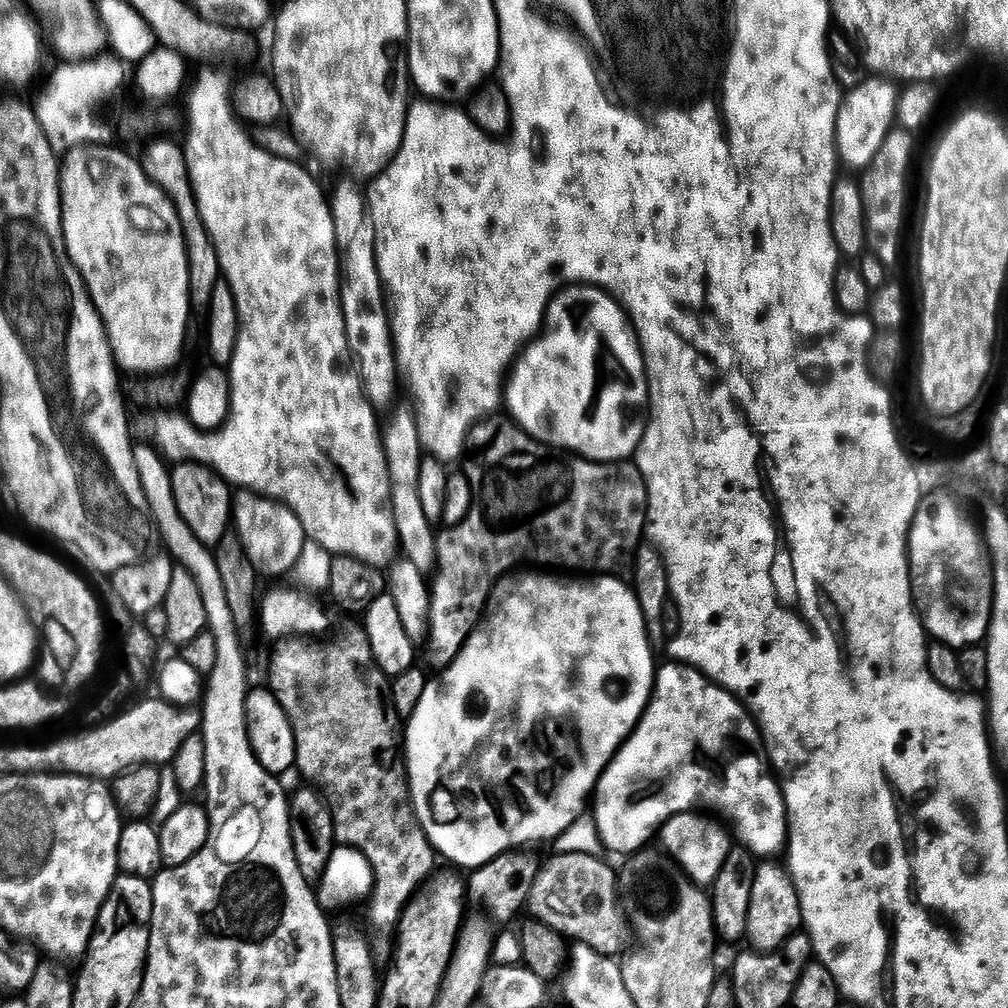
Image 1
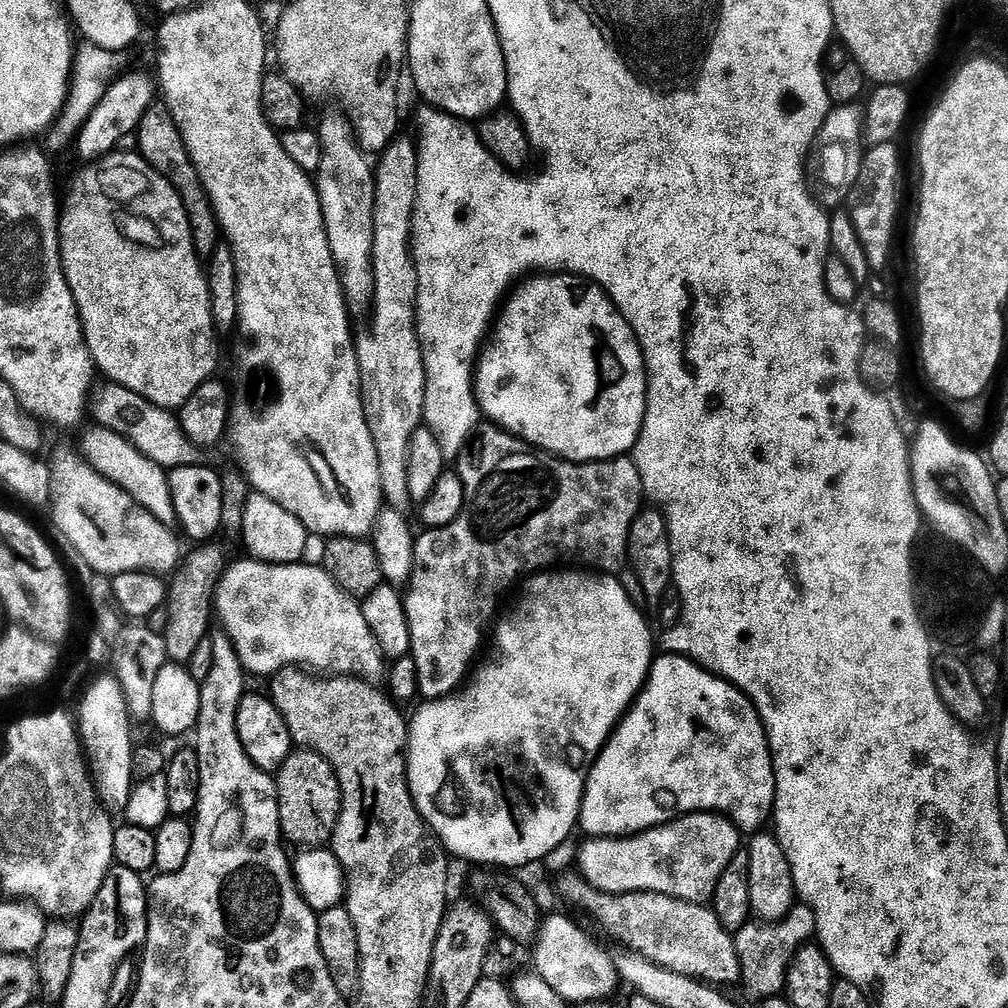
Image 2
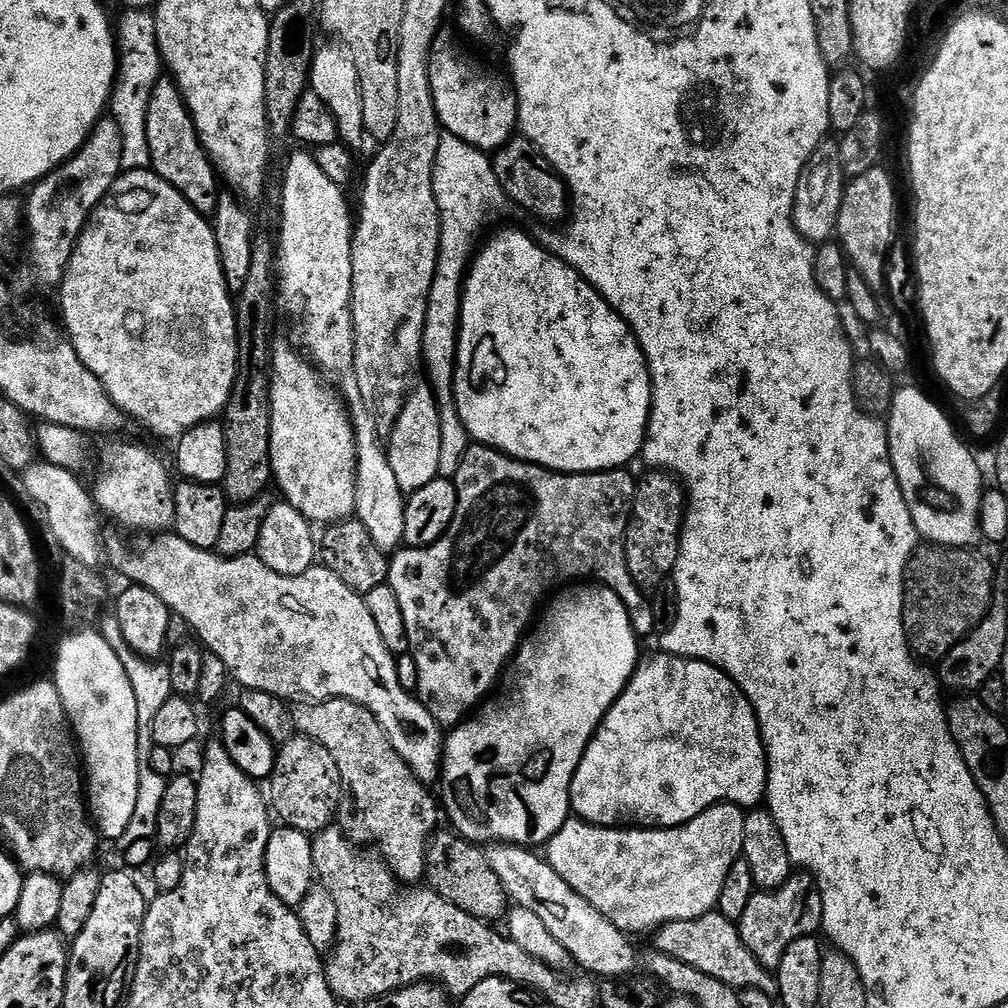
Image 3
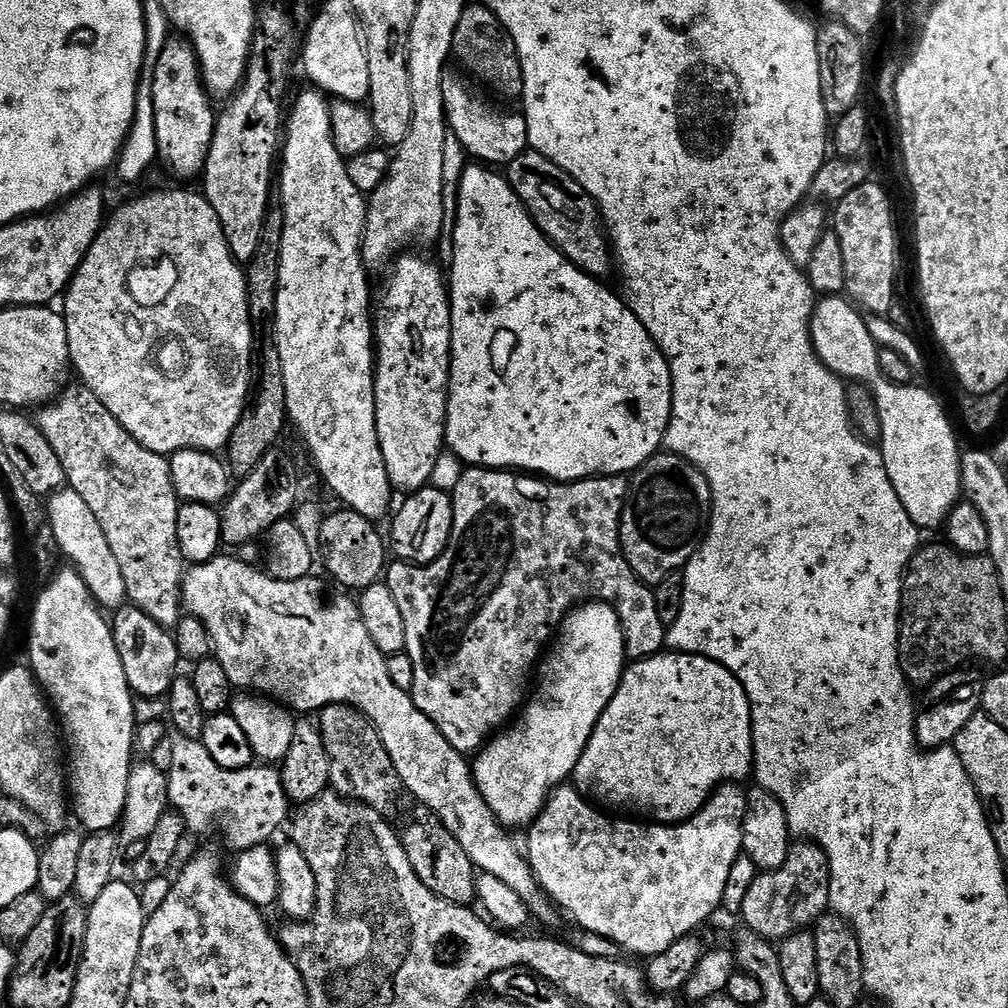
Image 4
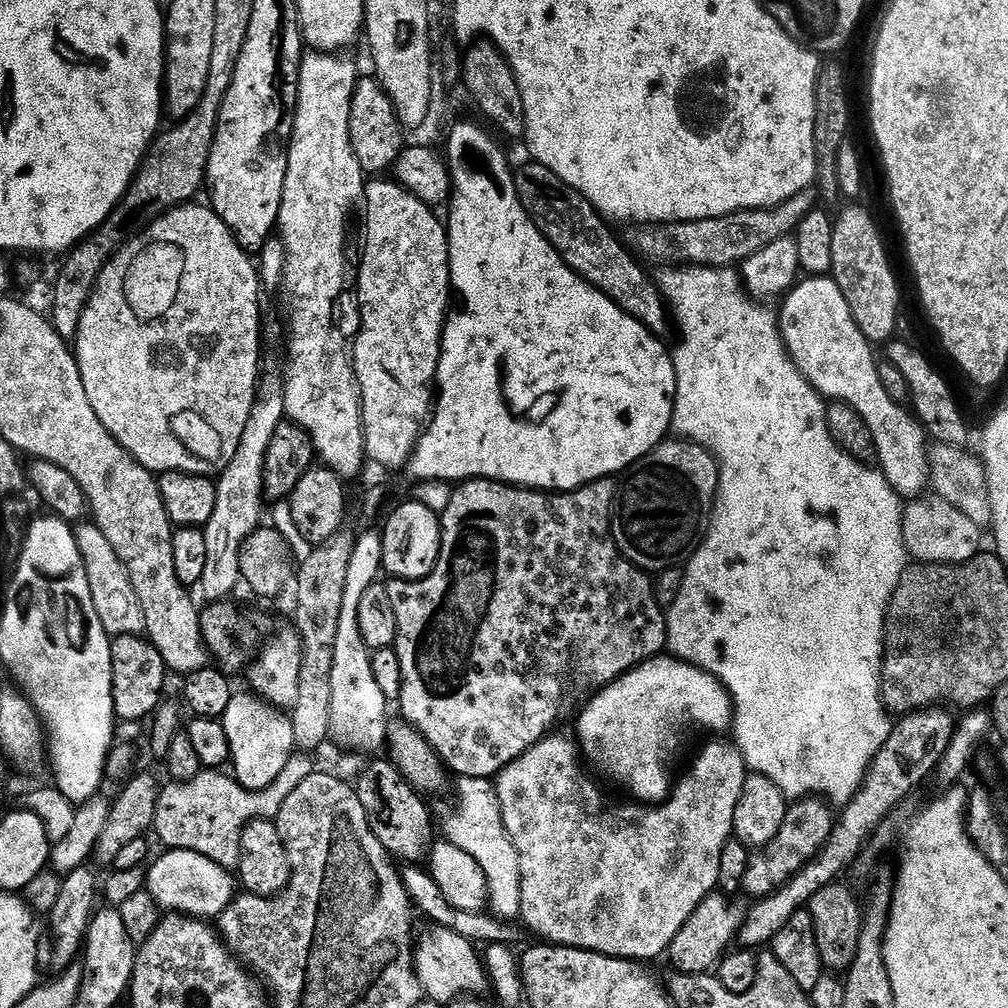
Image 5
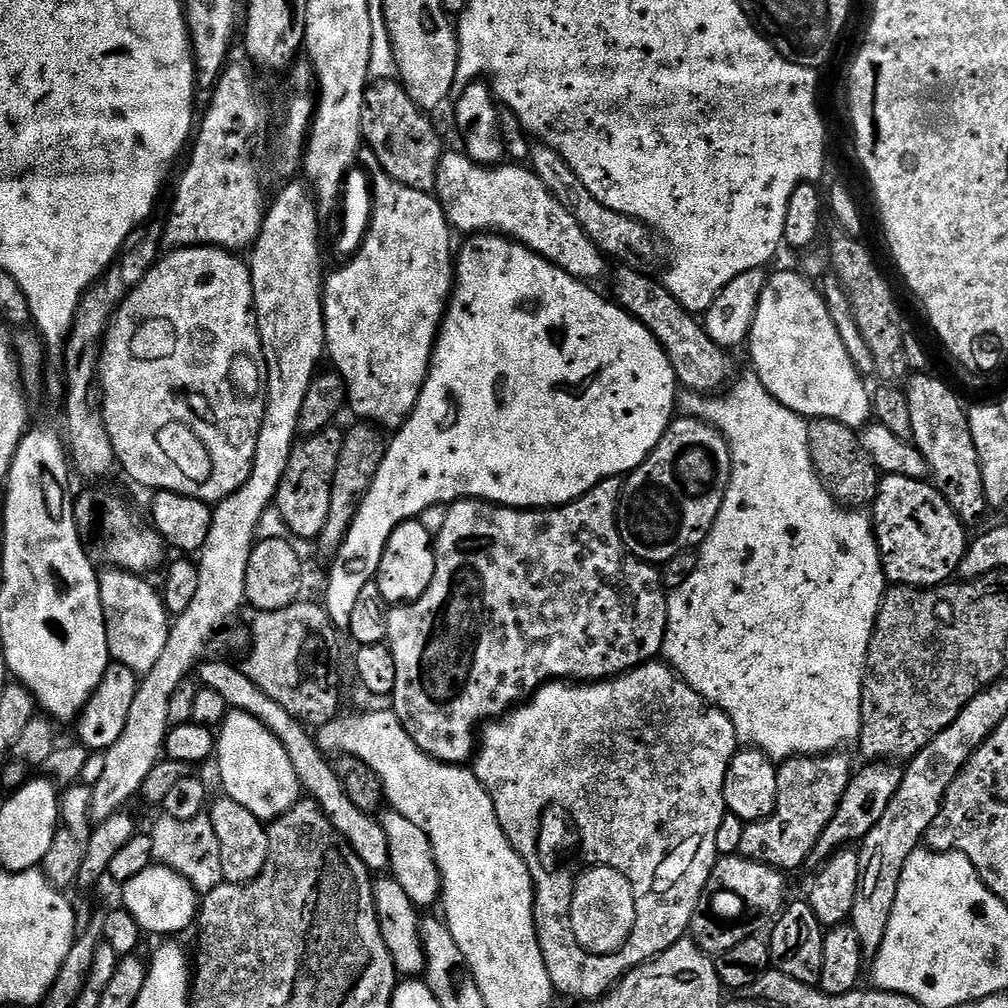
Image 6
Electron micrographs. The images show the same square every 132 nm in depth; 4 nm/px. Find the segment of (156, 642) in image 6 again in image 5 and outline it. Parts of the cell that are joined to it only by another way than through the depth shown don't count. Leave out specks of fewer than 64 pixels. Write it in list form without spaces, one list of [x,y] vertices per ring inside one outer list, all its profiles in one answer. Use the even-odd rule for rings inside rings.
[[[81,523],[75,533],[78,550],[86,566],[86,578],[90,578],[90,598],[94,598],[94,610],[98,610],[98,618],[109,637],[141,635],[144,632],[142,602],[138,600],[138,594],[134,594],[134,582],[130,582],[130,574],[122,558],[114,554],[114,546],[110,546],[106,534],[102,534],[95,523]]]

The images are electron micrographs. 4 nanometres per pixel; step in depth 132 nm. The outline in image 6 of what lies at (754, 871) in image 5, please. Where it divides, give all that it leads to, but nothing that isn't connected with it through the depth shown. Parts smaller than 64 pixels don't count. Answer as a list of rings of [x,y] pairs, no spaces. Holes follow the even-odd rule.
[[[844,754],[797,756],[783,761],[776,773],[778,802],[774,806],[774,814],[765,820],[745,823],[739,855],[791,874],[795,868],[809,863],[818,838],[822,838],[822,830],[830,826],[842,794],[846,794],[854,767]]]

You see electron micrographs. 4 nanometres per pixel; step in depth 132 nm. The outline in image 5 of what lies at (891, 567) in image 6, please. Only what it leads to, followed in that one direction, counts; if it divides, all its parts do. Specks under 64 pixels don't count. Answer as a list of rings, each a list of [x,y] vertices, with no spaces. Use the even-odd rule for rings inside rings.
[[[935,494],[921,495],[909,504],[912,505],[903,509],[904,546],[913,561],[921,564],[961,564],[980,555],[982,529],[970,522],[958,506],[950,506],[950,502]]]

